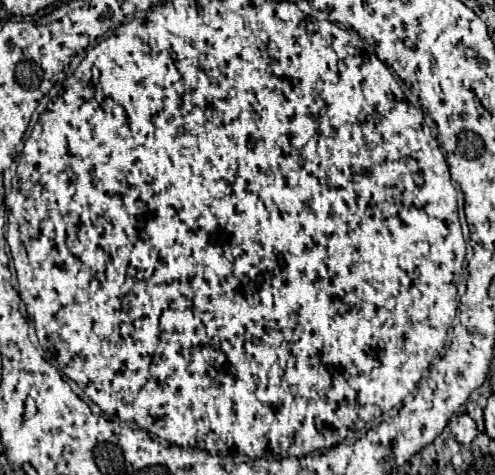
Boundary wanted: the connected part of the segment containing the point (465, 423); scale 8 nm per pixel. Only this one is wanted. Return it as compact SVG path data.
M460 414L456 418L456 422L450 426L450 432L460 444L470 444L478 434L476 432L476 422L468 414Z

